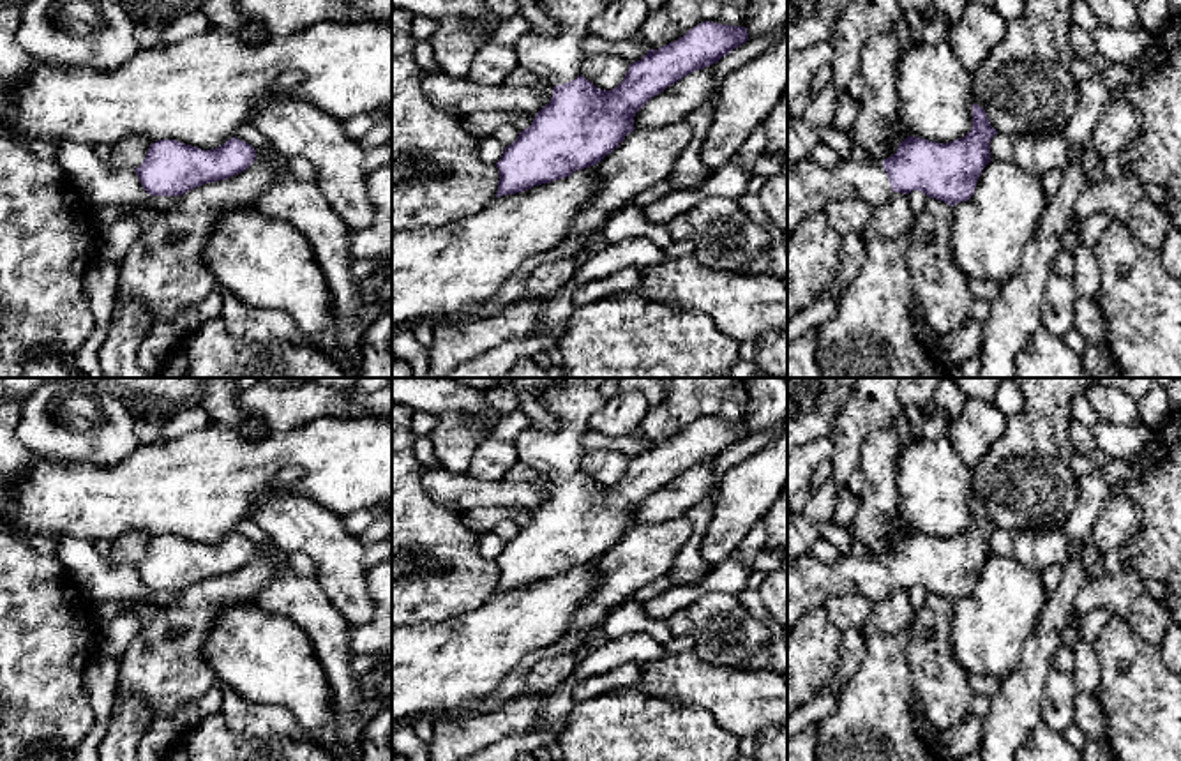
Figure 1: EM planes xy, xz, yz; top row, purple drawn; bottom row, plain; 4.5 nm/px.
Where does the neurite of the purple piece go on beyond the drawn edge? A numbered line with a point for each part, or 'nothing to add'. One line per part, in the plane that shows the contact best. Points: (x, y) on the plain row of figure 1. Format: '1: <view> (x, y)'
1: yz (811, 583)

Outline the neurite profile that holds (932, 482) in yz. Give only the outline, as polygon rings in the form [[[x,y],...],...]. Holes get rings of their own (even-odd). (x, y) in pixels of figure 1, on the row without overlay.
[[[946,434],[911,440],[897,459],[895,478],[897,514],[909,531],[950,539],[971,526],[971,468]]]

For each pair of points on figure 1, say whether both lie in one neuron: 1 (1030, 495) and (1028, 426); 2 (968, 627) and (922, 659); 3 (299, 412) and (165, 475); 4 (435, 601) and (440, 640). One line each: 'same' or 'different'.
1: same
2: different
3: different
4: different

